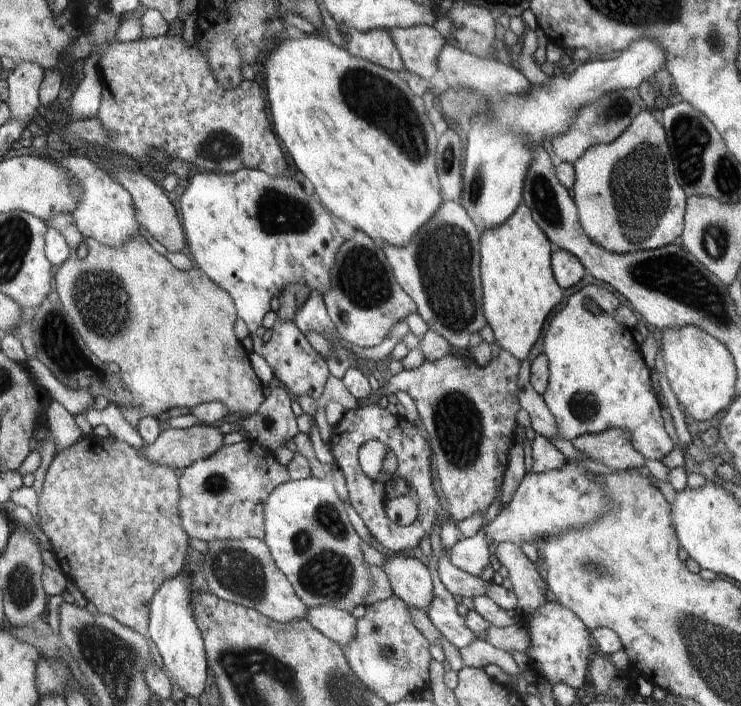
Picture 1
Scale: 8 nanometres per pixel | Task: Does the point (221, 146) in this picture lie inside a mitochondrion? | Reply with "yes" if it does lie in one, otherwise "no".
yes

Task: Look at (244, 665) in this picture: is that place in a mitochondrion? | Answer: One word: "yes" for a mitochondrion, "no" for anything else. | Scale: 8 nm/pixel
yes

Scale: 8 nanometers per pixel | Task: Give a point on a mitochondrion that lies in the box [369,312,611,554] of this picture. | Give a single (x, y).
(460, 426)

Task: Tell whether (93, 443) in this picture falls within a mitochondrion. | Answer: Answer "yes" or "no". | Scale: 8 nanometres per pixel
no

